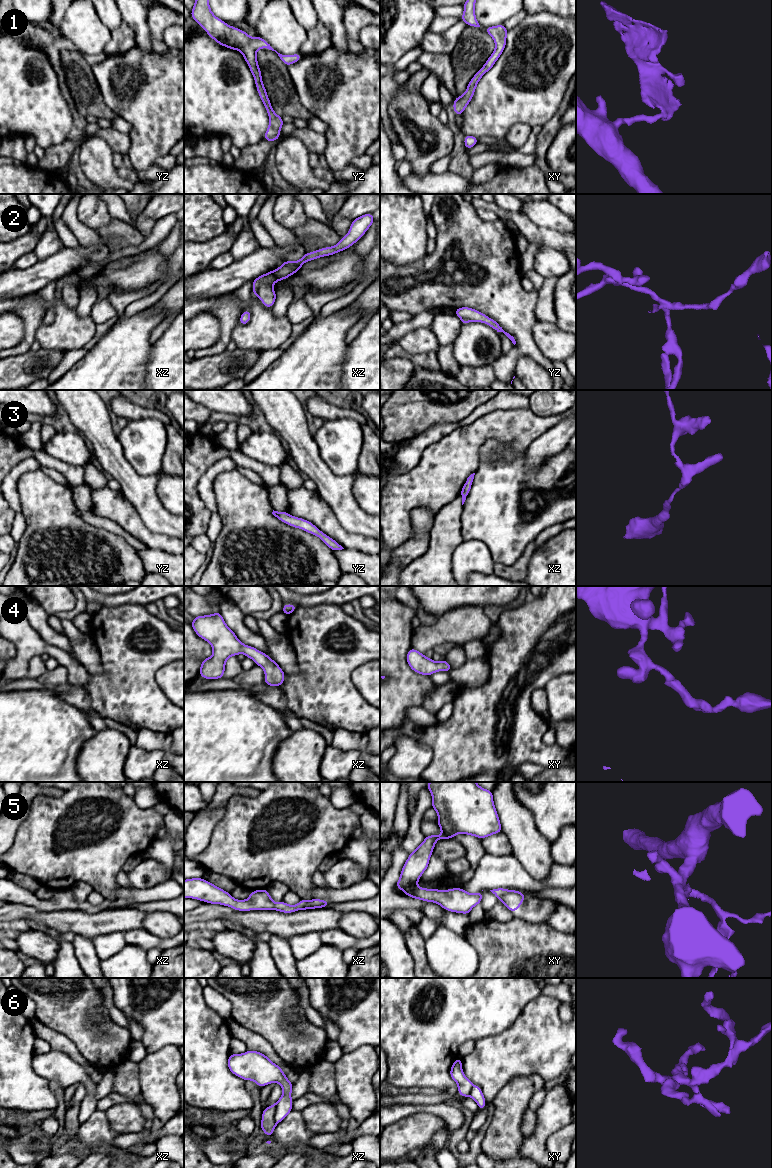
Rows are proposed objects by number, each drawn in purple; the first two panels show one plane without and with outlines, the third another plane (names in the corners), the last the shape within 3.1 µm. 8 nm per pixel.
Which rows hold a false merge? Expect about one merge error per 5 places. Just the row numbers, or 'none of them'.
2, 5, 6

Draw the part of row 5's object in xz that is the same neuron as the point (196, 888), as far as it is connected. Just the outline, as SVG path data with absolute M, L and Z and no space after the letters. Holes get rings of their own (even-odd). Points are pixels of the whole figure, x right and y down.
M203 878L184 880L184 898L201 900L210 904L229 906L237 911L276 910L283 913L293 913L307 908L310 900L301 899L296 905L289 905L284 901L276 903L270 897L267 889L251 891L246 900L236 900L230 893L215 886Z

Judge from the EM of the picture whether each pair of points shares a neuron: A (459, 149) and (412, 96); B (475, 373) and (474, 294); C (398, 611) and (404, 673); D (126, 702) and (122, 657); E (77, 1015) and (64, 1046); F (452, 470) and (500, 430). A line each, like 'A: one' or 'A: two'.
A: two
B: two
C: one
D: one
E: two
F: one

